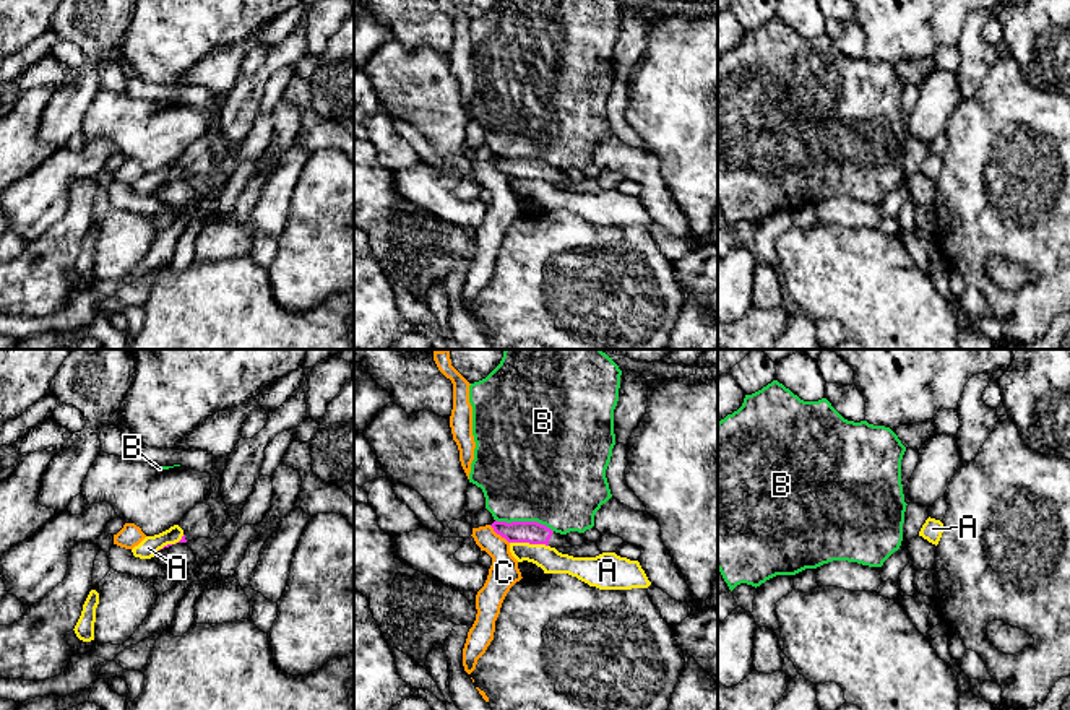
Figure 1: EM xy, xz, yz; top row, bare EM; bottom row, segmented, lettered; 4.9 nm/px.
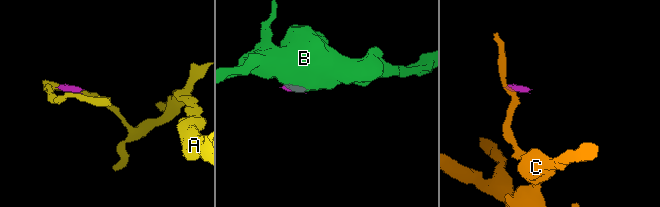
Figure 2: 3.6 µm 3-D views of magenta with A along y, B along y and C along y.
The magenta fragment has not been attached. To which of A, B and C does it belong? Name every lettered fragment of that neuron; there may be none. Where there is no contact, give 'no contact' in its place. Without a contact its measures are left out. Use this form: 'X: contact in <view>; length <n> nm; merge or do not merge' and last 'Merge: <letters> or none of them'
A: contact in xz; length 190 nm; do not merge
B: contact in xz; length 300 nm; do not merge
C: contact in xz; length 140 nm; do not merge
Merge: none of them

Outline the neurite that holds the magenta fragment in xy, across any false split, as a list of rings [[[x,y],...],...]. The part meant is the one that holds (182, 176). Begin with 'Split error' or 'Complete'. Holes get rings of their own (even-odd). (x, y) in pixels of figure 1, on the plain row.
Split error. [[[196,140],[179,159],[183,172],[179,179],[188,179],[196,174],[208,174],[214,162],[214,148],[206,140]]]

